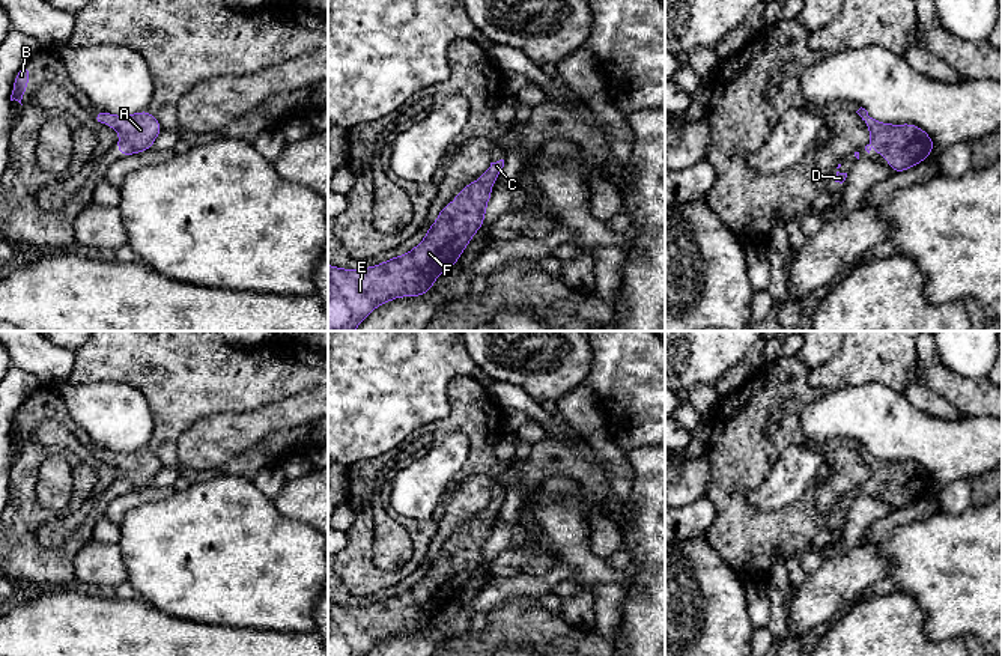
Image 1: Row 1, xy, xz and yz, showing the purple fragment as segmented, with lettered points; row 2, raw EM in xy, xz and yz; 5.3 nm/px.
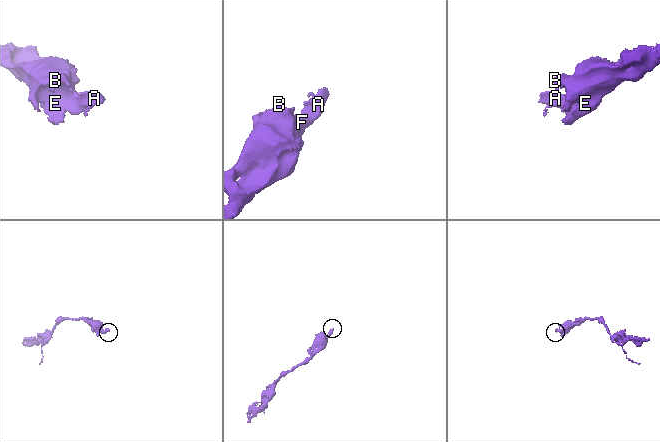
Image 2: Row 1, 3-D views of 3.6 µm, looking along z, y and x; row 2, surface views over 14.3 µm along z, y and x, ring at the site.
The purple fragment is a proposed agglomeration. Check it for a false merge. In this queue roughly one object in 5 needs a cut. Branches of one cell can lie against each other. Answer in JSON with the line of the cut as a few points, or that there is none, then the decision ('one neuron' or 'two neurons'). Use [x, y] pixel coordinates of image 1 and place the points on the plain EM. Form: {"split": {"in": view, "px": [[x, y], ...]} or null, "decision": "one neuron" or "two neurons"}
{"split": null, "decision": "one neuron"}

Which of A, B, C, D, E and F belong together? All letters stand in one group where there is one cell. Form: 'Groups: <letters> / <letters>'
Groups: A B C D E F

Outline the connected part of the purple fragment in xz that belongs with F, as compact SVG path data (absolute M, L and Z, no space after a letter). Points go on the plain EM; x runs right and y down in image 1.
M504 497L490 500L478 518L468 521L460 531L454 533L453 542L444 542L423 579L405 593L366 606L342 606L328 602L328 656L366 656L378 642L397 633L414 635L430 629L436 614L457 600L472 572L483 563L486 542L492 531L490 522L496 519L503 504Z

